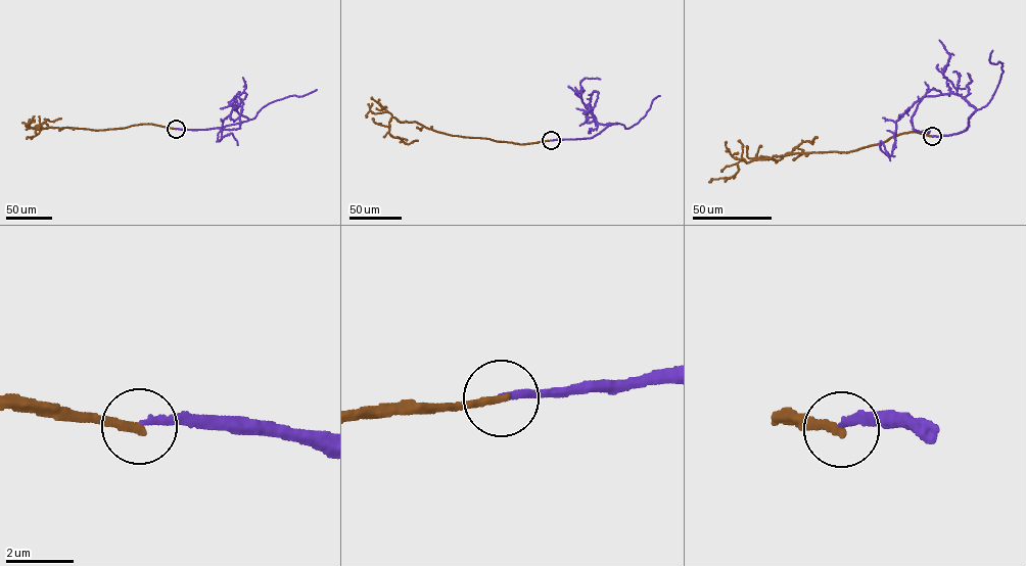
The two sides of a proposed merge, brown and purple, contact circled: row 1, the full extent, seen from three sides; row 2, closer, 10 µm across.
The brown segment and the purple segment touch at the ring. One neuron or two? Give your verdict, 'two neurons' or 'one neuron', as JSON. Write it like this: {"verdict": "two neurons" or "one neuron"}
{"verdict": "two neurons"}

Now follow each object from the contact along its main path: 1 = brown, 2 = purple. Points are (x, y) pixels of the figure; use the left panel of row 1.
1: (176, 129), (147, 124), (95, 130), (33, 128), (47, 120), (61, 118)
2: (176, 129), (212, 129), (247, 121), (236, 108), (223, 120), (218, 140), (231, 133), (237, 145)

